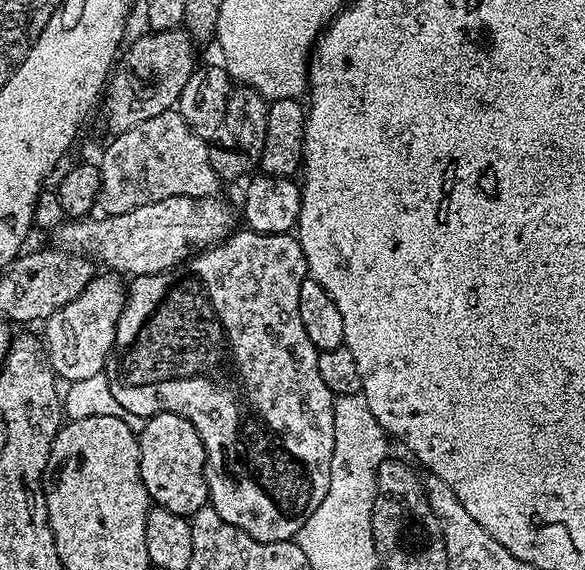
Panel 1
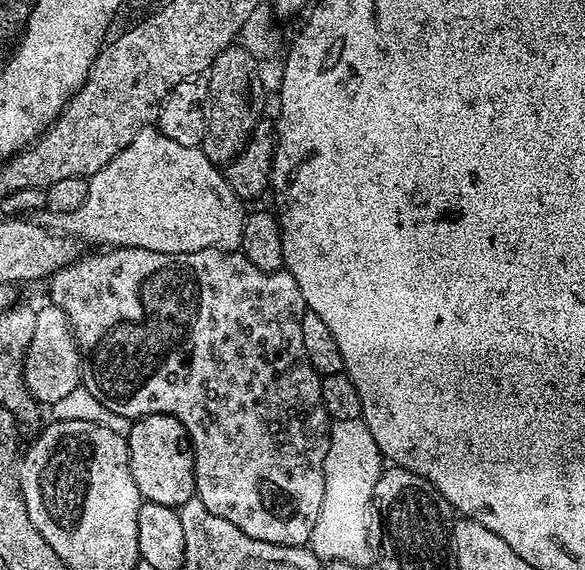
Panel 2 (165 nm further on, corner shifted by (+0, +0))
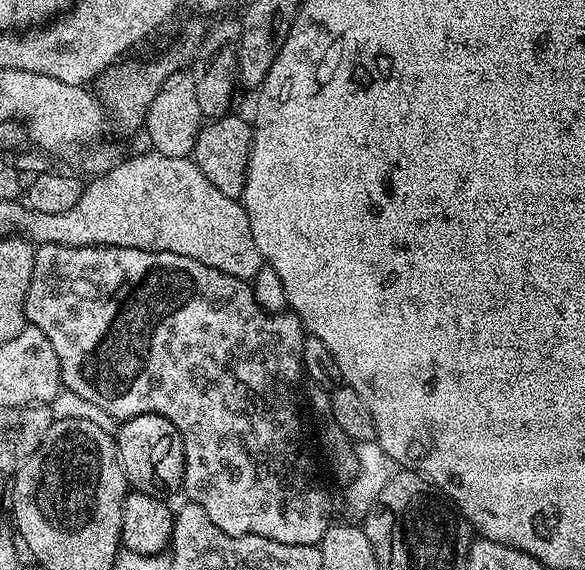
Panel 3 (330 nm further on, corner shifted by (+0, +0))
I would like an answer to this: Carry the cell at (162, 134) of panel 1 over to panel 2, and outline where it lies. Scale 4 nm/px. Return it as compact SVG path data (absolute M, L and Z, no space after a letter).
M149 126L141 130L134 138L134 142L130 142L130 146L126 146L126 150L119 152L110 162L106 162L106 166L102 166L102 170L98 170L91 176L86 190L86 202L82 202L82 206L78 206L78 210L45 215L46 218L43 217L42 223L45 228L51 228L53 232L62 232L65 236L74 236L85 245L100 244L96 246L107 246L109 249L141 248L162 254L190 254L194 250L206 250L207 248L239 249L245 215L245 205L240 197L234 194L234 190L228 184L227 175L217 165L213 164L210 158L206 158L203 147L182 146L179 142L174 142L174 138L166 138L166 134L162 134L159 127Z

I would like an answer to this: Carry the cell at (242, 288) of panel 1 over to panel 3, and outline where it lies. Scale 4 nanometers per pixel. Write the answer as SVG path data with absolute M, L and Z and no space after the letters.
M41 244L36 248L36 253L34 254L34 274L30 274L30 290L26 290L24 295L24 318L31 327L42 330L42 334L46 334L46 338L50 338L50 346L54 346L54 354L58 356L60 382L65 389L73 391L74 394L80 395L89 402L94 402L95 406L100 406L102 410L106 410L106 413L116 417L120 422L129 420L131 416L141 416L142 414L158 414L162 418L174 422L184 447L184 482L182 492L188 495L185 497L191 503L202 506L202 510L206 510L206 518L210 518L210 522L214 522L214 526L218 526L218 530L222 530L231 536L261 536L262 538L270 538L274 542L293 544L294 546L319 545L320 540L326 534L328 525L333 523L334 516L332 516L332 500L328 497L327 490L320 485L320 480L316 477L315 470L312 469L311 458L304 453L304 432L300 429L300 408L296 405L296 391L300 388L300 380L302 381L300 351L304 345L306 333L304 325L300 323L300 318L295 312L291 310L265 312L262 306L258 306L249 281L239 280L230 274L222 274L222 270L214 270L210 266L206 266L194 258L186 258L182 254L147 252L137 248L106 248L103 246L99 248L59 248L56 244Z

